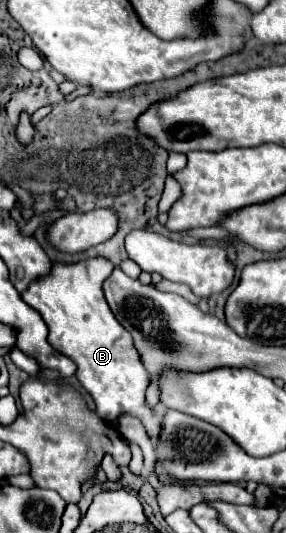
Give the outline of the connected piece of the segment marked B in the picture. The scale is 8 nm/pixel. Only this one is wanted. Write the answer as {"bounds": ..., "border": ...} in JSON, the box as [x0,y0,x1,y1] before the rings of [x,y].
{"bounds":[22,257,160,439],"border":[[[90,257],[78,263],[52,261],[52,271],[44,275],[44,279],[32,281],[28,291],[22,293],[22,299],[36,309],[48,325],[48,343],[78,365],[76,377],[94,397],[96,413],[104,421],[116,421],[122,413],[138,417],[150,439],[156,439],[160,435],[160,419],[154,417],[144,399],[150,375],[140,361],[132,335],[116,321],[102,293],[102,283],[112,269],[112,261],[104,257]]]}

